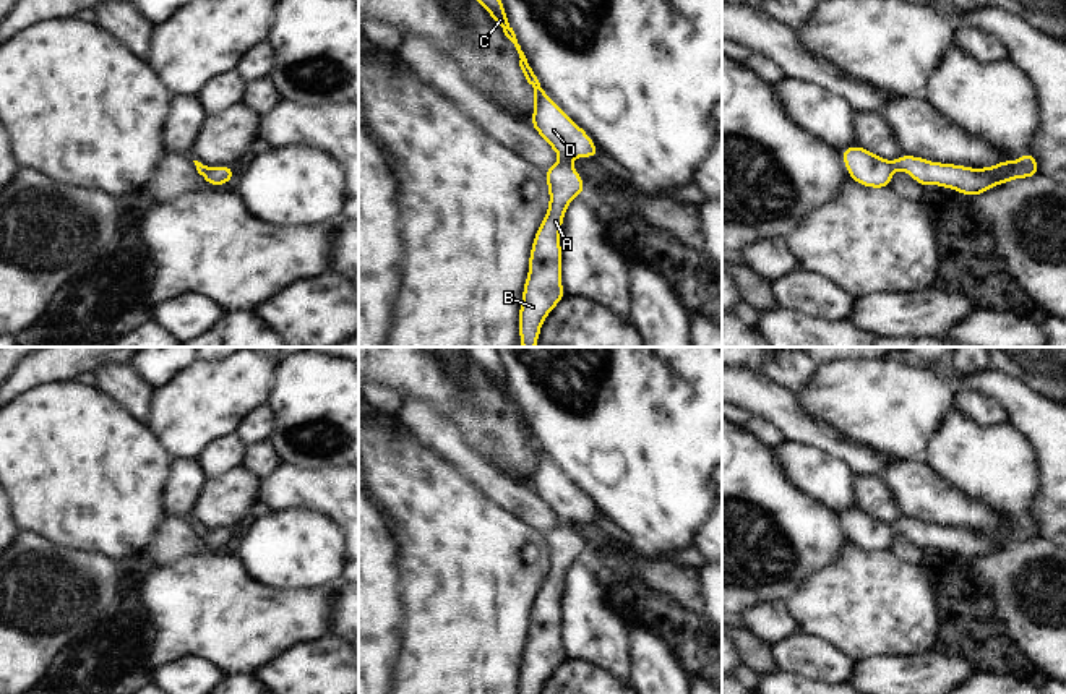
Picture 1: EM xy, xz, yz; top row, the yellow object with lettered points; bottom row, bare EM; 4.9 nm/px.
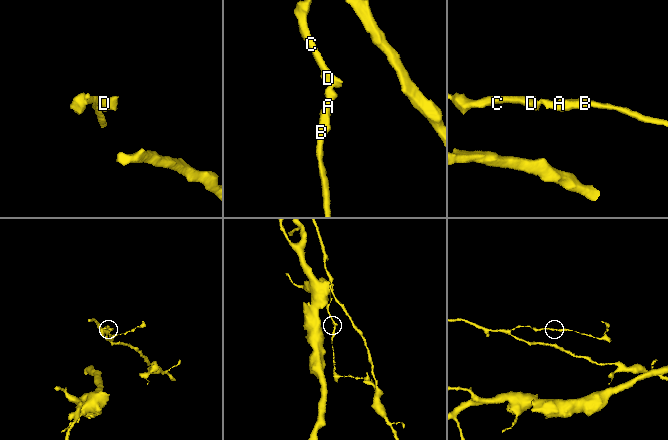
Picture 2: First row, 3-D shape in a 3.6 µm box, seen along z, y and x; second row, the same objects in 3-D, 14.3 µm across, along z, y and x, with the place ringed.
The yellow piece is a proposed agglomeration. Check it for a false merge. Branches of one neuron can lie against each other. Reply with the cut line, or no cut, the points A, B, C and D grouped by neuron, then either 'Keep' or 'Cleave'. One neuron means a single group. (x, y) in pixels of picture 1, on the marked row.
No split. Groups: A B C D. Keep

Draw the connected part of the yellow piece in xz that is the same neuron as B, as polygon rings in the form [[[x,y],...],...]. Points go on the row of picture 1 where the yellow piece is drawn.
[[[475,0],[501,28],[519,54],[519,66],[534,89],[534,110],[531,126],[560,156],[560,161],[545,170],[550,203],[540,227],[532,240],[529,253],[529,272],[519,303],[519,342],[522,347],[535,347],[540,328],[552,310],[565,298],[561,285],[561,225],[566,208],[573,198],[586,191],[582,177],[573,167],[573,157],[595,157],[600,151],[592,138],[574,123],[565,110],[542,89],[537,76],[527,63],[516,34],[506,16],[501,0]]]

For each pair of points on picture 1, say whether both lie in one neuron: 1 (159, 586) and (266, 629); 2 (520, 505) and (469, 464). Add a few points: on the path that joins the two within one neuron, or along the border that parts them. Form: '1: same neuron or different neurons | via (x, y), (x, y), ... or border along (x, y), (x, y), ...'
1: same neuron | via (185, 600), (198, 607), (210, 607), (240, 625)
2: same neuron | via (507, 493), (482, 475)

